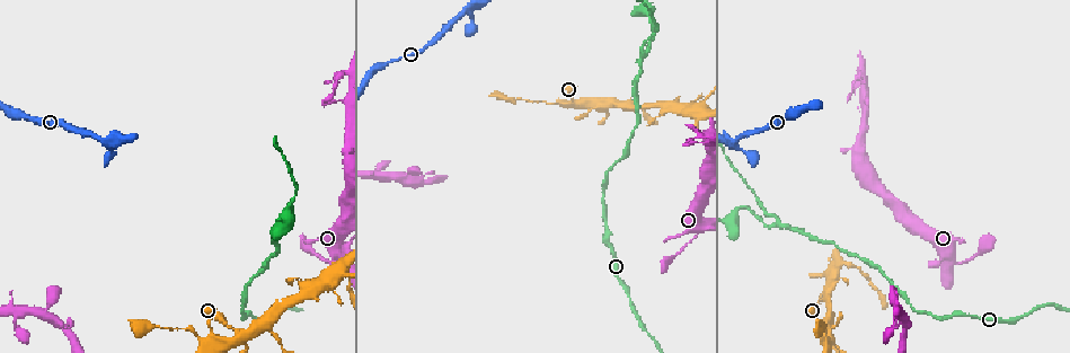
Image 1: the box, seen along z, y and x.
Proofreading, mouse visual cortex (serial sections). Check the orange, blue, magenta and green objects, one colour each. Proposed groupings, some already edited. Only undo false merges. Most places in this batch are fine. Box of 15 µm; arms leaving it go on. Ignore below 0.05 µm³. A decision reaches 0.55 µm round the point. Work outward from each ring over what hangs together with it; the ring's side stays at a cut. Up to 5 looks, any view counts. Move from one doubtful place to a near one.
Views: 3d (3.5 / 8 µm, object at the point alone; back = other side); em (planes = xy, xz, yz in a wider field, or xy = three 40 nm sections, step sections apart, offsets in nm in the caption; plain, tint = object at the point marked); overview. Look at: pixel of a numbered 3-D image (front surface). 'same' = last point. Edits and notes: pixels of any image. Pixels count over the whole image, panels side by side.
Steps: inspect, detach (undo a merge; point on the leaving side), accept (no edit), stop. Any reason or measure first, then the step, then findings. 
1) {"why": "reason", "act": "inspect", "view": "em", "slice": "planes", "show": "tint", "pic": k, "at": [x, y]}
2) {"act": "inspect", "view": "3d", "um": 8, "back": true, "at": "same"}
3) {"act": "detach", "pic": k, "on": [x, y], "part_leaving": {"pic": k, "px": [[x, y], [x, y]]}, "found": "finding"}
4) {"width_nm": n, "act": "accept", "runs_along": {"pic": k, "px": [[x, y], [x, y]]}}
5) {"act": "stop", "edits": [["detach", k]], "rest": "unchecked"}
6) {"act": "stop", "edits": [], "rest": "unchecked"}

{"why": "two arms in line, one across", "act": "inspect", "view": "3d", "um": 3.5, "back": true, "pic": 1, "at": [779, 223]}

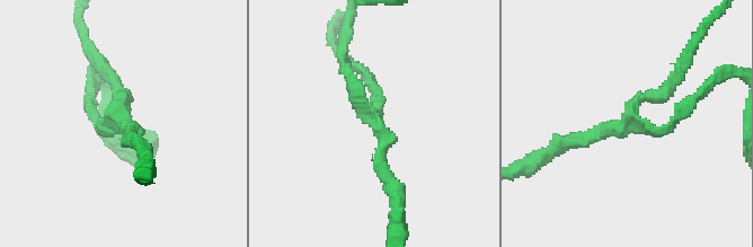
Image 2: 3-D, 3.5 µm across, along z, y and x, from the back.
{"why": "need the tissue", "act": "inspect", "view": "em", "slice": "planes", "show": "tint", "pic": 2, "at": [120, 116]}

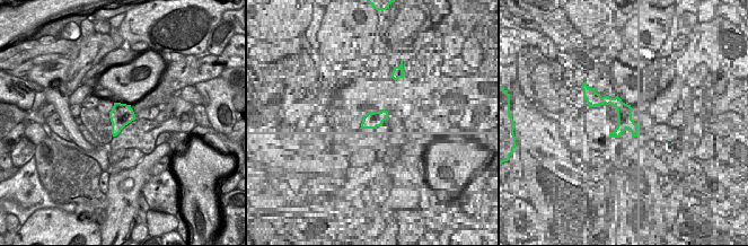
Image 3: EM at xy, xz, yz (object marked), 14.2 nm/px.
{"arm_widths_nm": [150, 200, 200], "act": "accept", "runs_along": {"pic": 2, "px": [[567, 144], [628, 117], [665, 131], [683, 111]]}, "found": "all the same cell"}

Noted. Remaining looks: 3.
{"why": "thick turns thin", "act": "inspect", "view": "3d", "um": 8, "pic": 1, "at": [954, 258]}

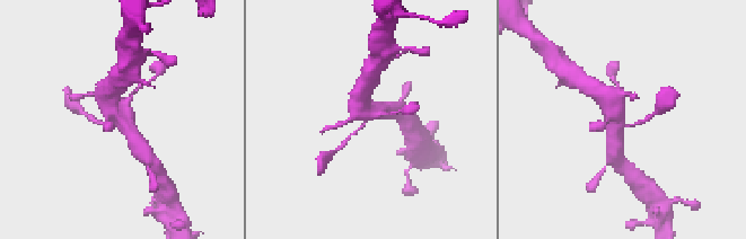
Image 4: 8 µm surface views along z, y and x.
{"why": "shape alone is not enough", "act": "inspect", "view": "em", "slice": "xy", "step": 3, "show": "tint", "pic": 4, "at": [366, 122]}

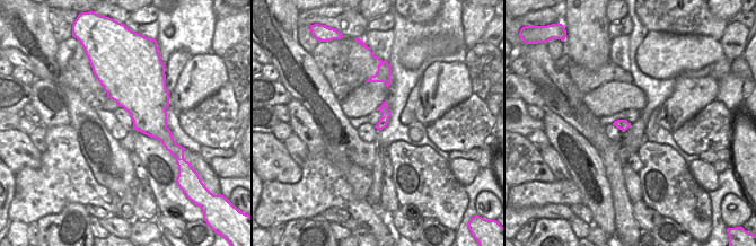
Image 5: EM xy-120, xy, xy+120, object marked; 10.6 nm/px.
{"act": "accept", "runs_along": {"pic": 4, "px": [[99, 93], [134, 140]]}, "found": "continuous, no second cell"}

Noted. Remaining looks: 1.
{"act": "stop", "edits": [], "rest": "unchecked"}

